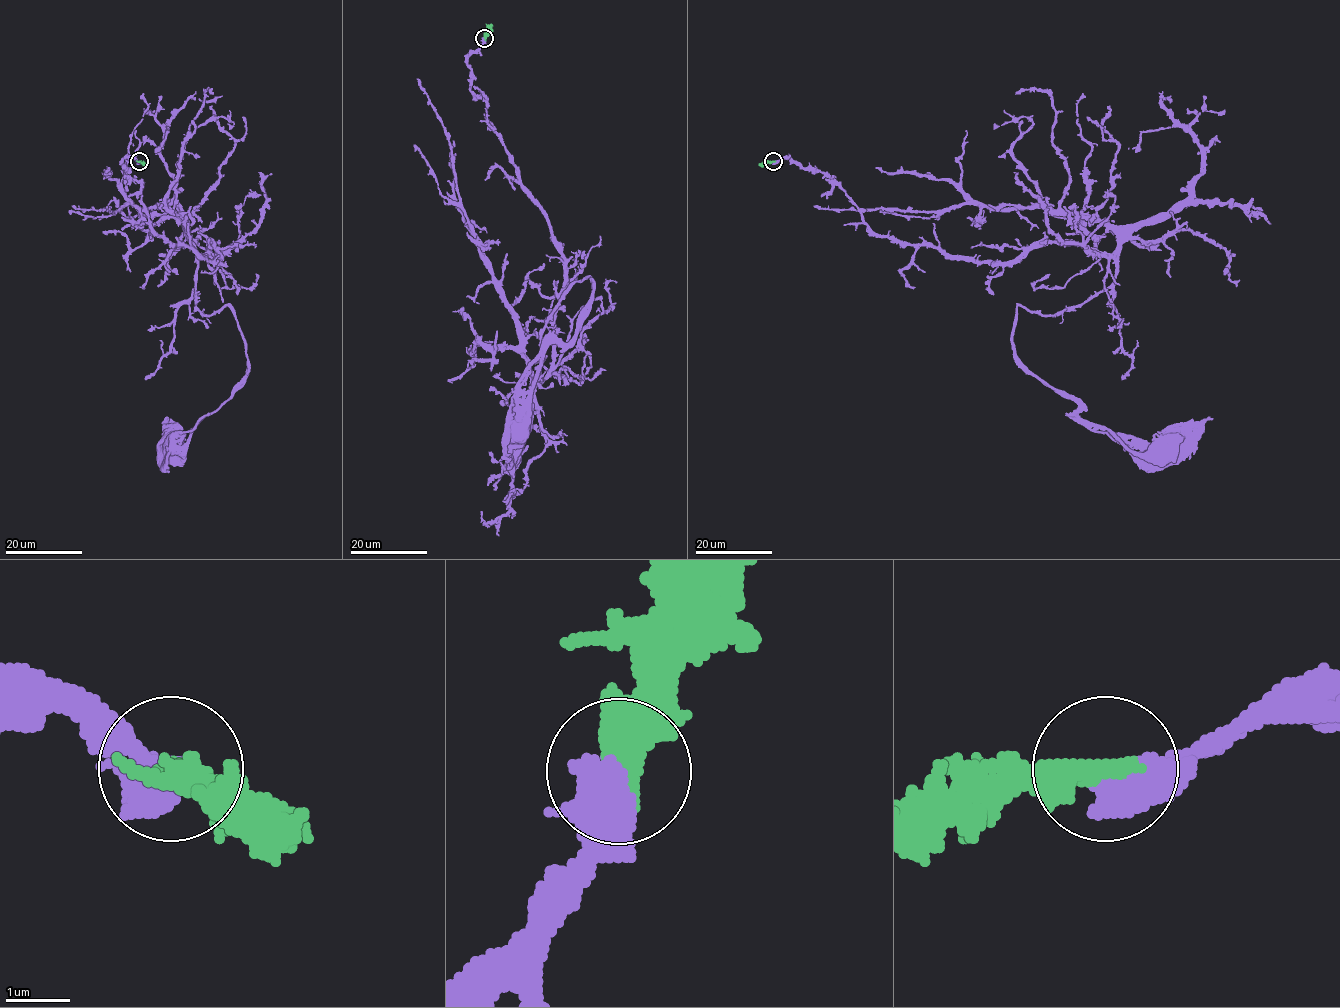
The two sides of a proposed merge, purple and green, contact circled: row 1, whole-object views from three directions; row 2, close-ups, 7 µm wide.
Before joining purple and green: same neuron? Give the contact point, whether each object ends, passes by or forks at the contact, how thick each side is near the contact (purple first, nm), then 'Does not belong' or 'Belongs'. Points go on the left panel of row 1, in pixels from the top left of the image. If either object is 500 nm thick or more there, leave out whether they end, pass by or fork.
Place: (139, 161). Thickness 650 nm (purple) against 500 nm. Belongs

